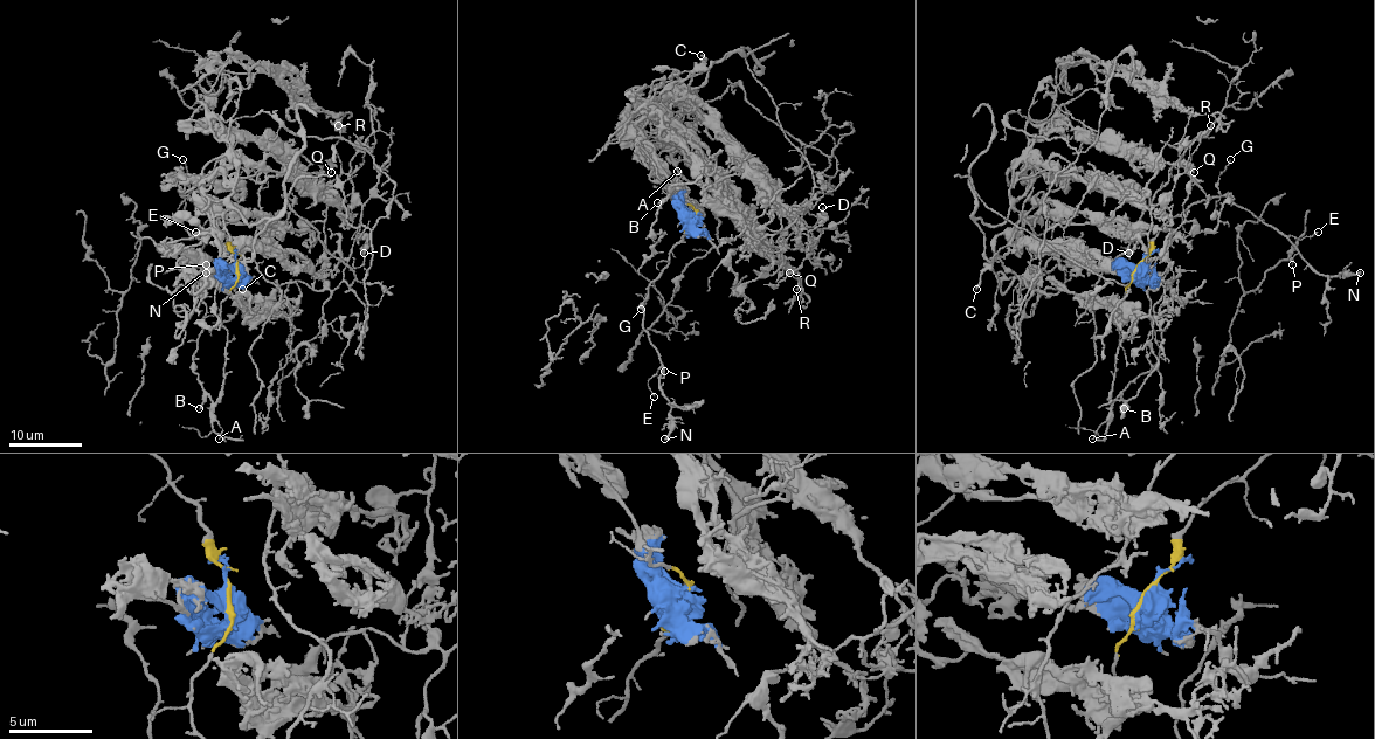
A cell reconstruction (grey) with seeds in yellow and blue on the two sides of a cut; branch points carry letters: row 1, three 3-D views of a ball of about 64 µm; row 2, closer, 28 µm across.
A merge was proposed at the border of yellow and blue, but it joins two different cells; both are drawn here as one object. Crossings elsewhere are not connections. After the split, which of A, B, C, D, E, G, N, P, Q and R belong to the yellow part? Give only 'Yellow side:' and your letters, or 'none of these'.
Yellow side: A, B, E, G, N, P

